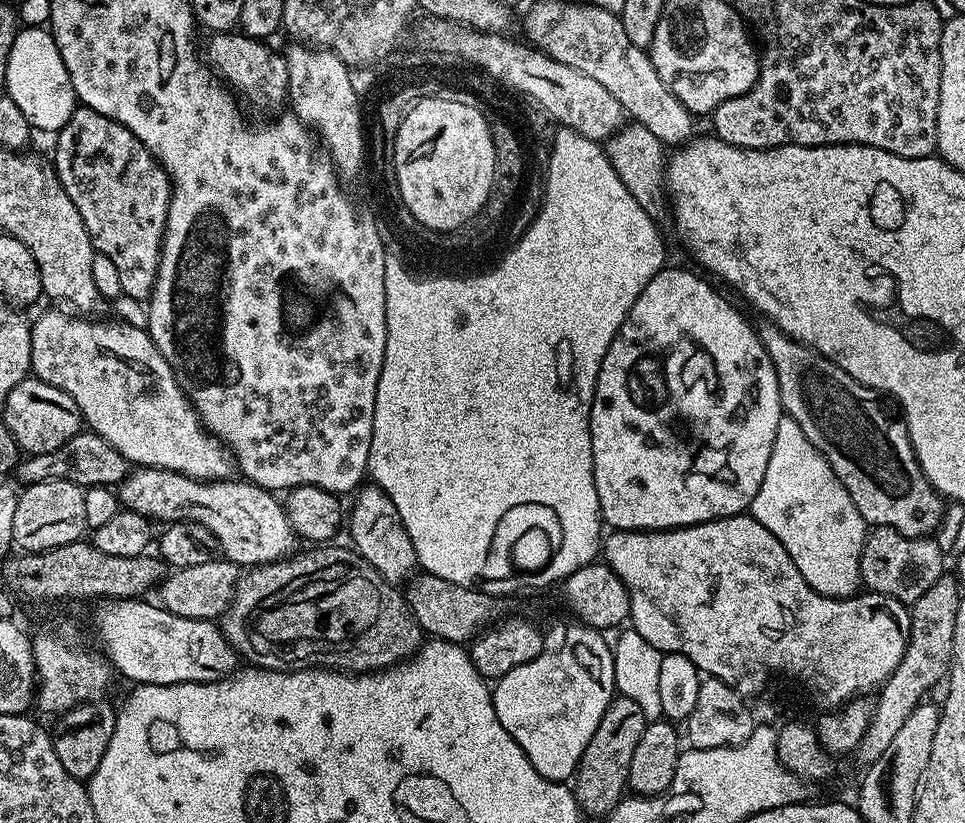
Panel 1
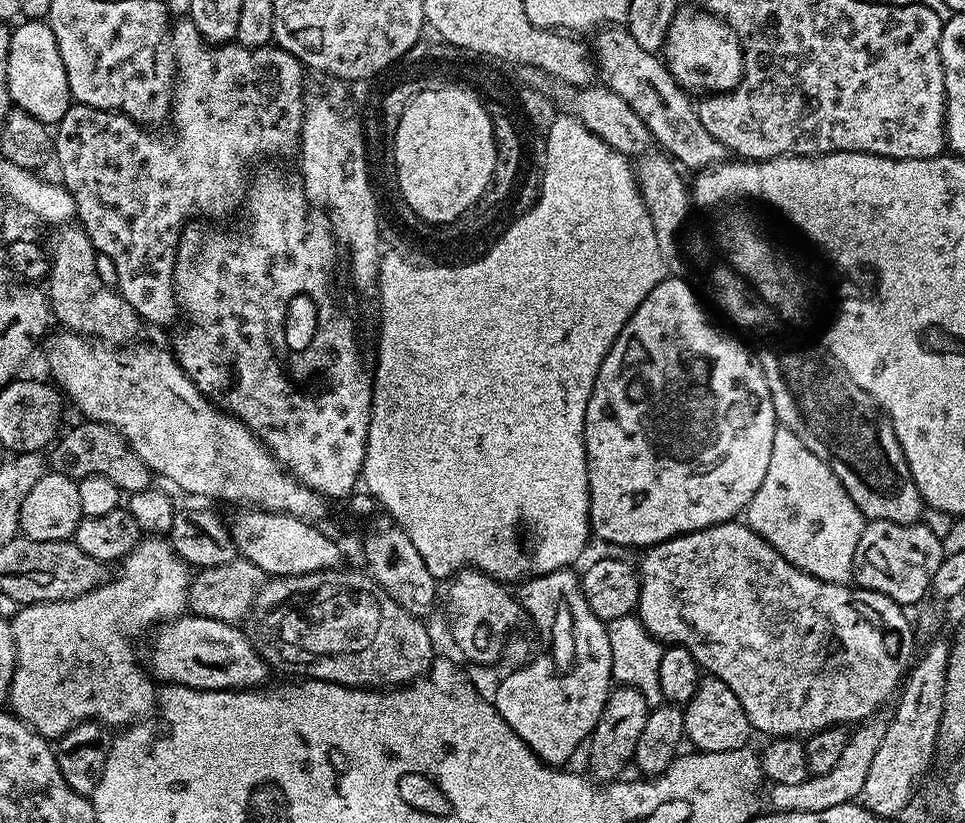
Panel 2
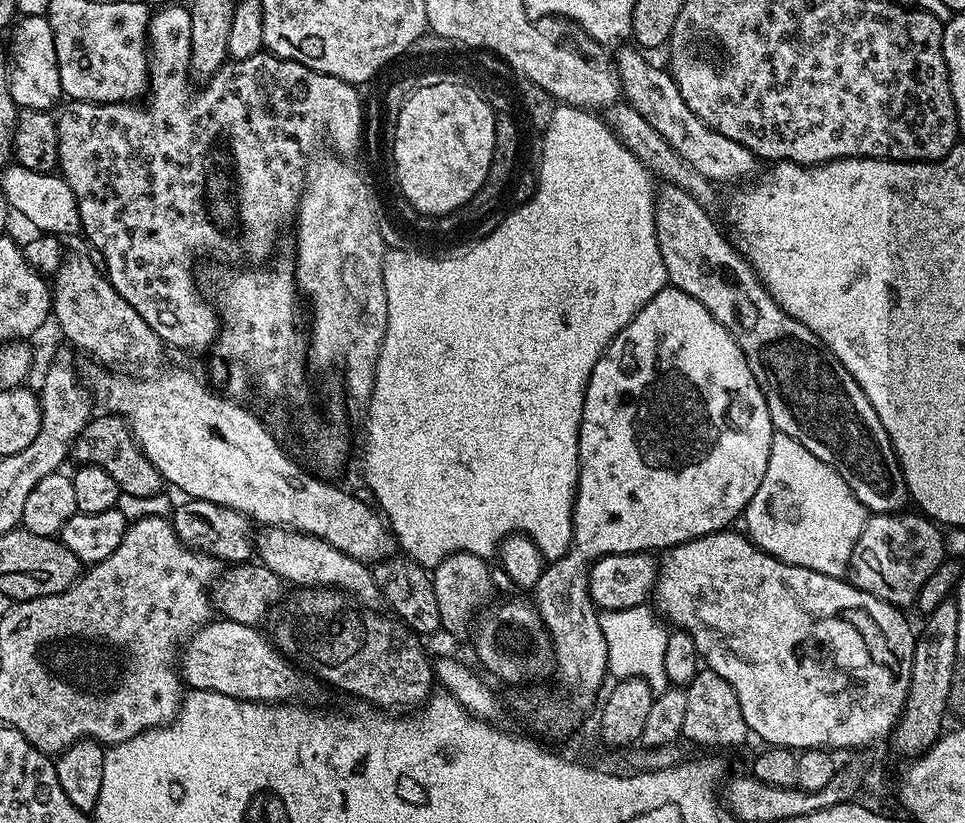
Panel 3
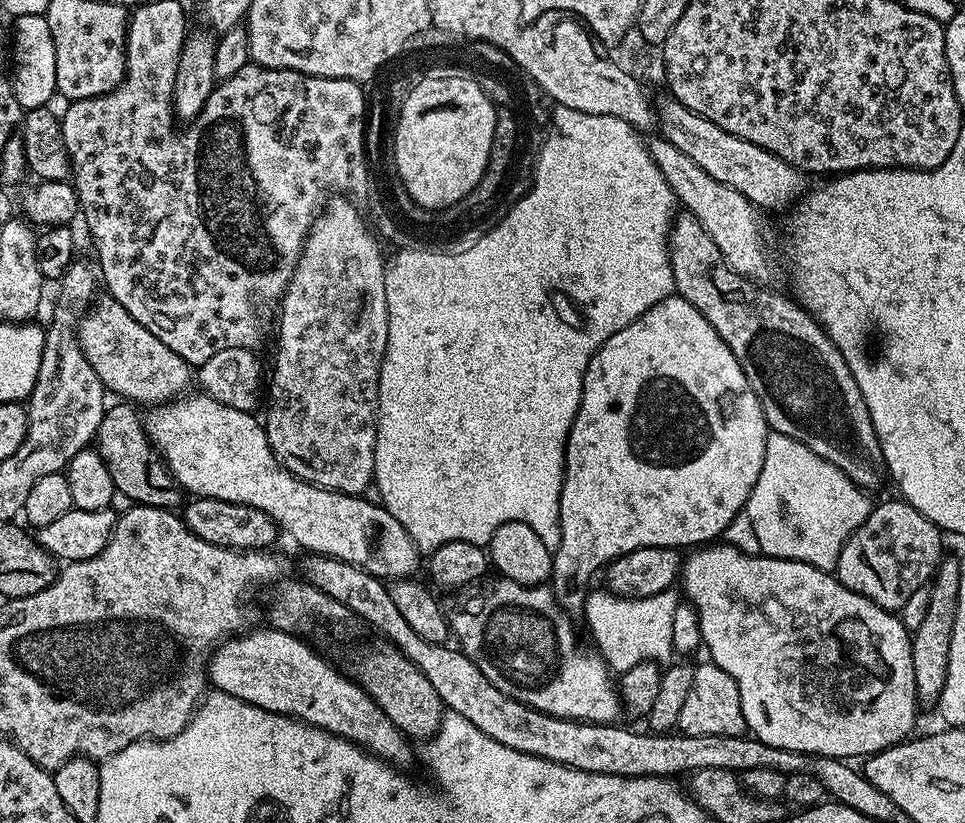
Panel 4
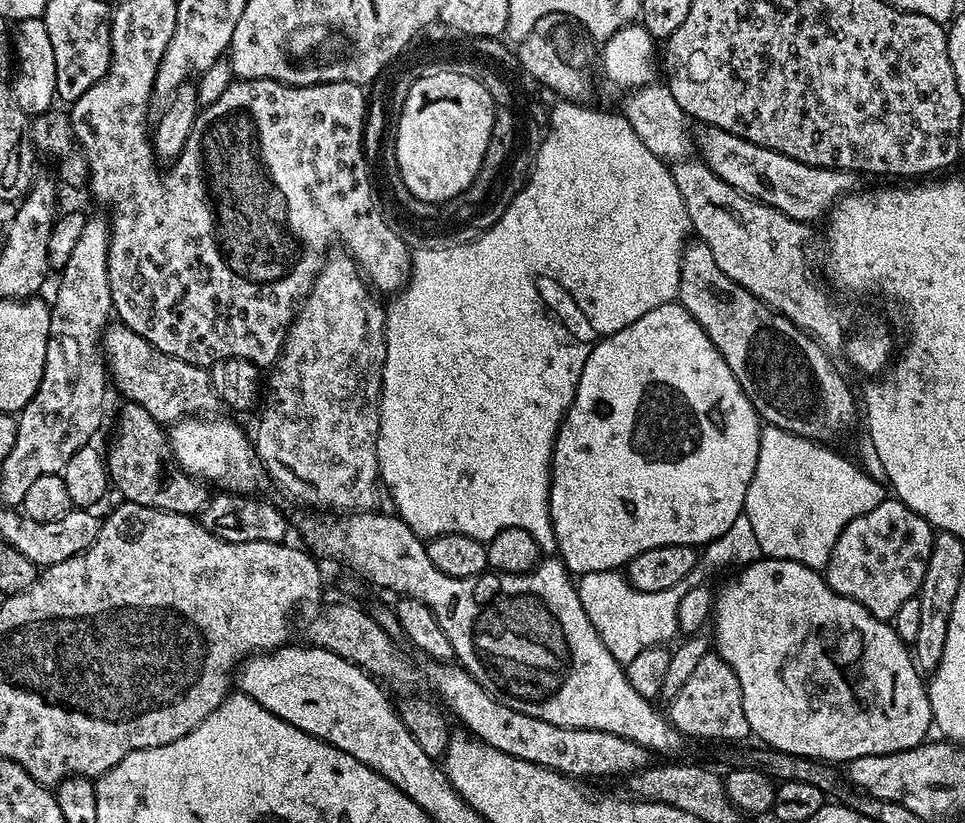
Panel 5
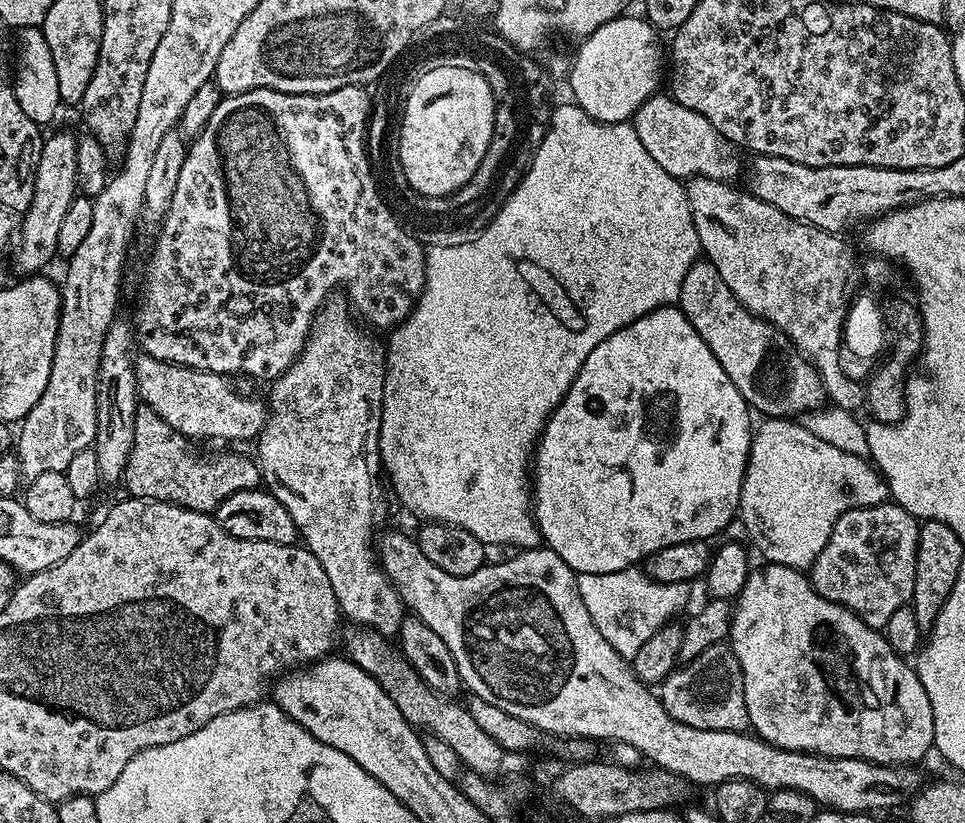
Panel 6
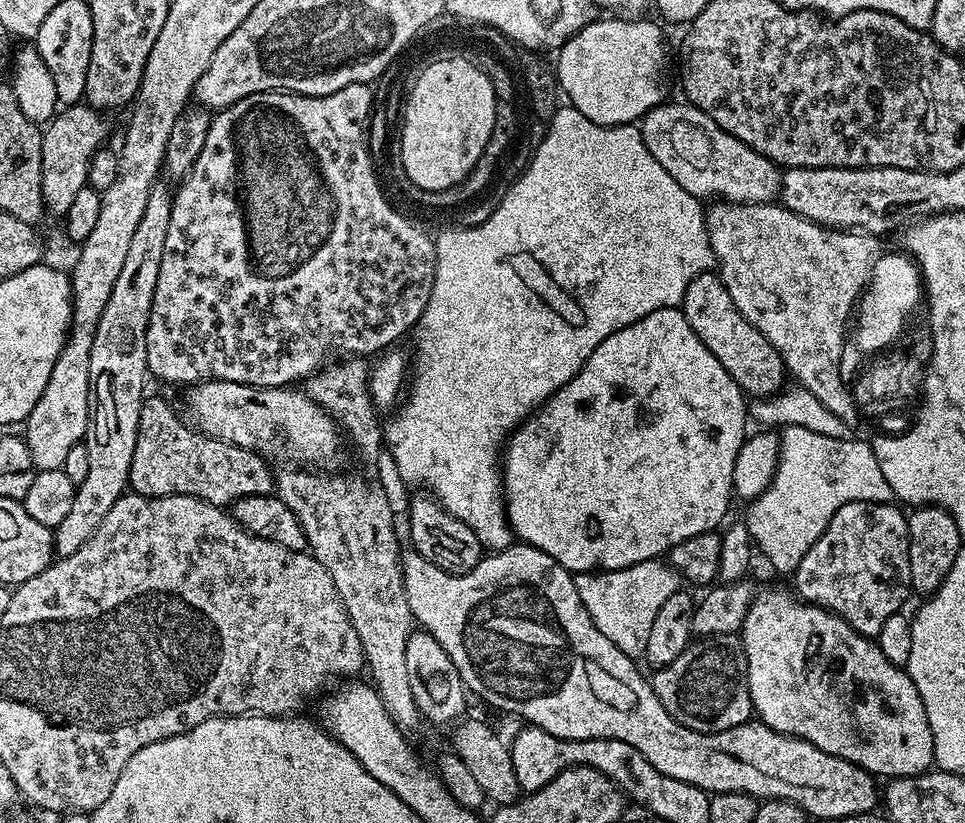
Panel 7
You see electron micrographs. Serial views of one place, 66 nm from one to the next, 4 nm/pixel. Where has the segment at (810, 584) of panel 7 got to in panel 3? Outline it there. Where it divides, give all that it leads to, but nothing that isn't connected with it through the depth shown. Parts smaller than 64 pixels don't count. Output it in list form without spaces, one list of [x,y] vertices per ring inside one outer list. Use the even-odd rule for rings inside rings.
[[[908,511],[869,515],[862,534],[858,534],[858,542],[854,542],[846,573],[858,590],[897,606],[911,605],[923,583],[946,559],[941,529],[927,516]]]

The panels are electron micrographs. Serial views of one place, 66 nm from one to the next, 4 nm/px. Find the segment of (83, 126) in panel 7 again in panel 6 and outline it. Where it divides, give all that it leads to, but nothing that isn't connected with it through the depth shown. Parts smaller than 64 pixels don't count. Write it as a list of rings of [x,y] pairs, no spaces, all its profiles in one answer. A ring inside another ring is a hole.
[[[68,132],[52,135],[41,143],[39,160],[35,168],[34,196],[27,211],[21,217],[18,235],[12,252],[12,267],[17,275],[29,276],[39,273],[46,262],[56,256],[59,227],[63,215],[70,210],[70,202],[78,195],[76,167],[78,167],[77,137]]]

